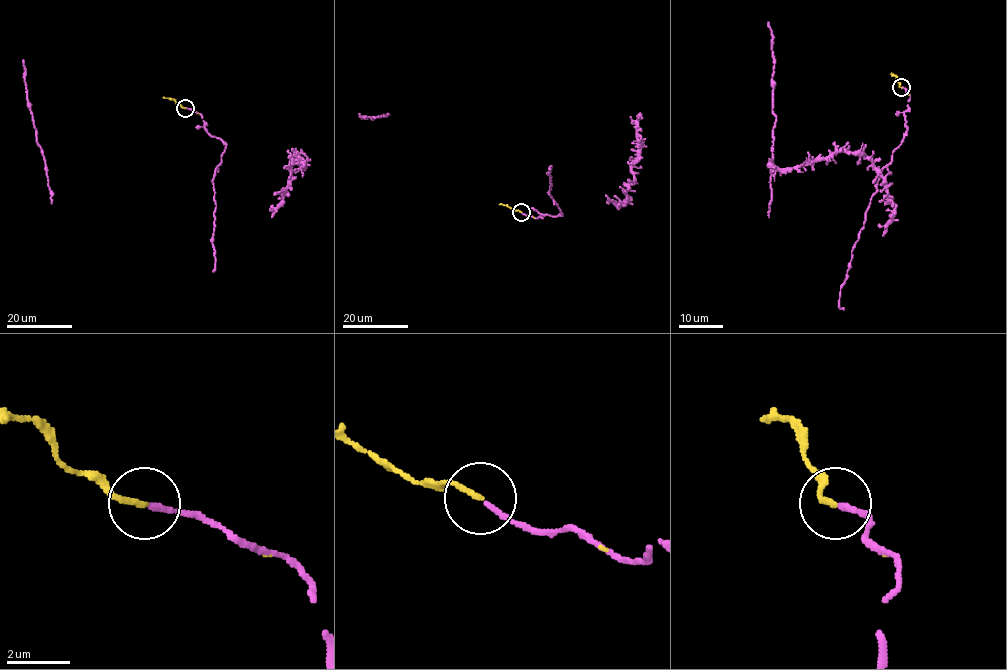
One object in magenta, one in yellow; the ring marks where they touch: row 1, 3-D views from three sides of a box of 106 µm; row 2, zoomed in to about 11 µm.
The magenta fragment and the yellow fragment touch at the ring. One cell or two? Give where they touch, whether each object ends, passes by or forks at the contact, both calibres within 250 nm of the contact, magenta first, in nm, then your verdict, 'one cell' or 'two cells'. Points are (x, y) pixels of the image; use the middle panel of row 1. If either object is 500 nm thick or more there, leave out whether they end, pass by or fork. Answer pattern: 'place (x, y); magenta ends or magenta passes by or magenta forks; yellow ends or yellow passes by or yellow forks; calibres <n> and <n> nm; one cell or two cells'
place (521, 212); magenta ends; yellow ends; calibres 150 and 170 nm; one cell

